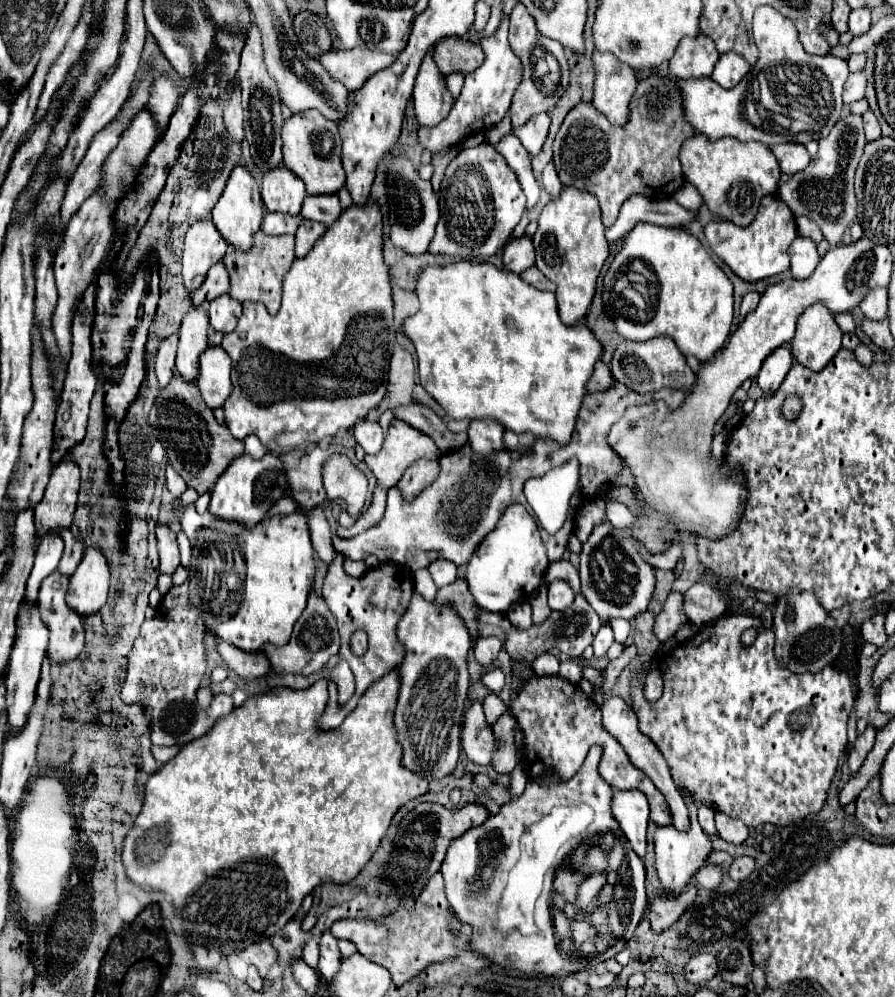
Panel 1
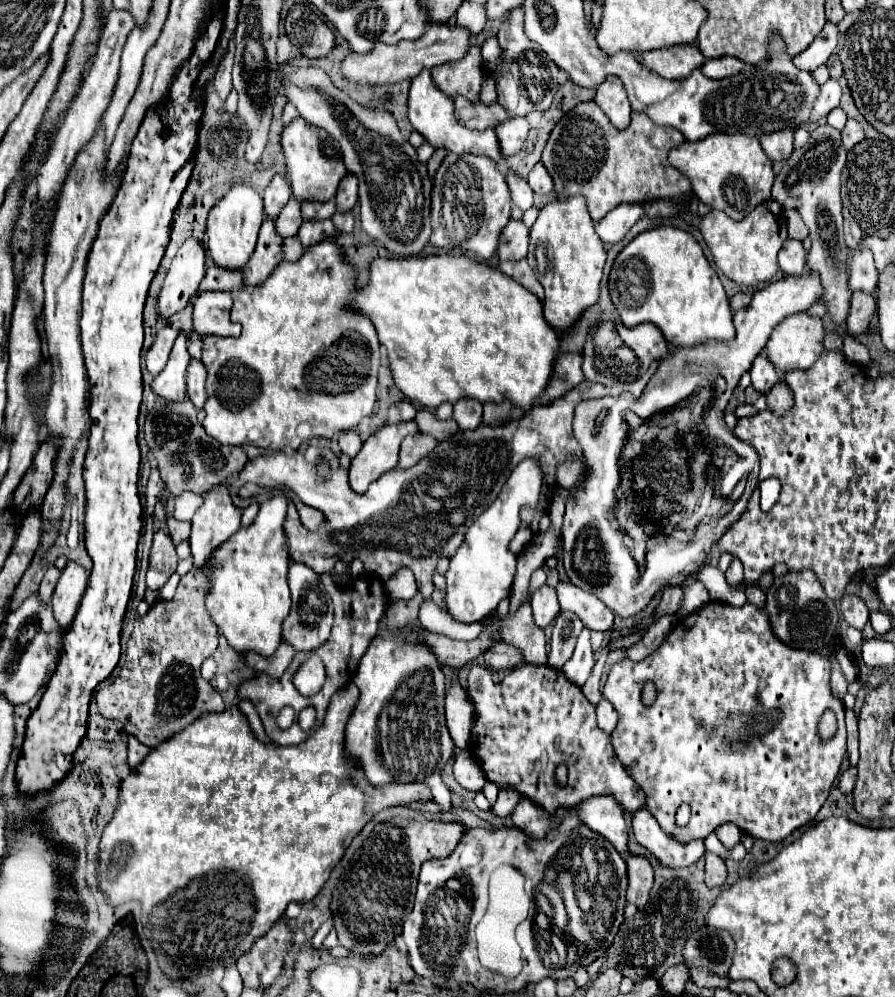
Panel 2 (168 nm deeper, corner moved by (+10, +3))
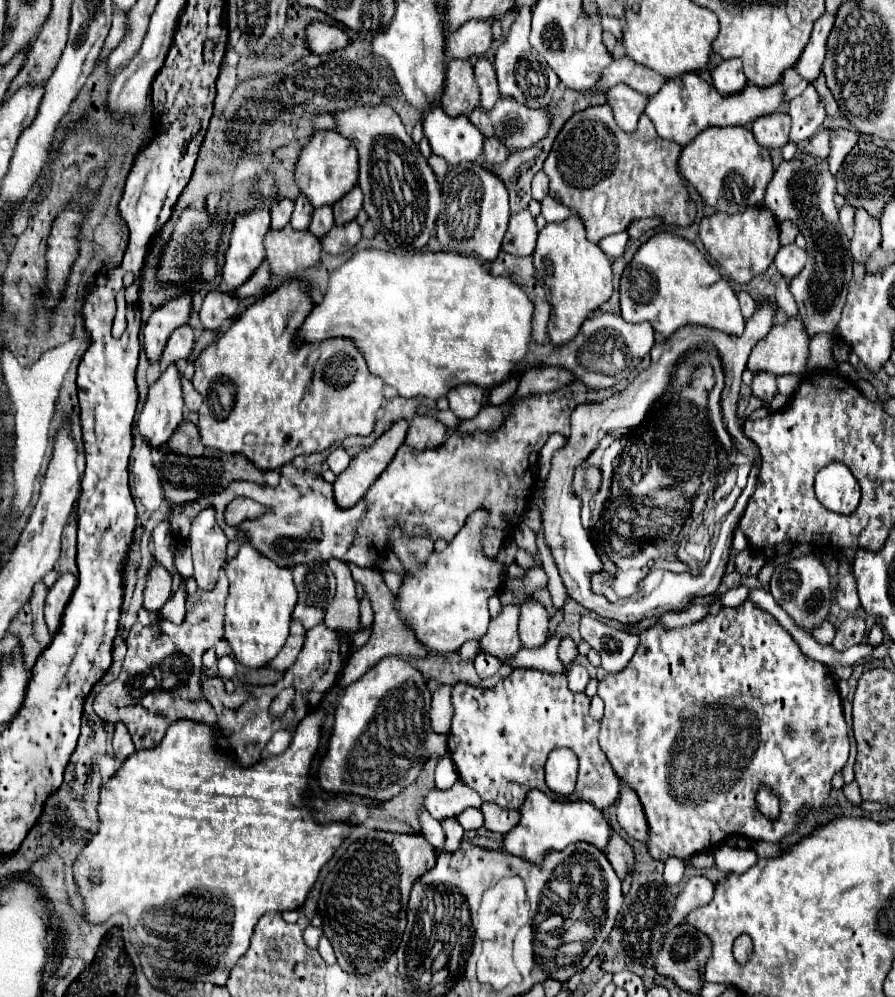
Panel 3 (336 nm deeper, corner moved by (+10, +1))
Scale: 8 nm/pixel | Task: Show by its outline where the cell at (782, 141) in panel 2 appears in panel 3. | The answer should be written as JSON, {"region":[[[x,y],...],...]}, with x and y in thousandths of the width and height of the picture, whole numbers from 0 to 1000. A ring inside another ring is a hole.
{"region":[[[859,114],[841,122],[846,142],[857,150],[873,150],[882,142],[884,118],[879,114]]]}

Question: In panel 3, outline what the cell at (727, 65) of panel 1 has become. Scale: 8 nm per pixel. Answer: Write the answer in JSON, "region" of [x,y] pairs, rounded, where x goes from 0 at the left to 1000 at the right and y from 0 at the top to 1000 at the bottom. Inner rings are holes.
{"region":[[[817,58],[817,60],[808,60],[806,64],[799,66],[799,70],[794,70],[794,78],[797,78],[797,86],[803,92],[828,92],[835,84],[835,78],[830,74],[828,68],[828,60],[826,58]]]}

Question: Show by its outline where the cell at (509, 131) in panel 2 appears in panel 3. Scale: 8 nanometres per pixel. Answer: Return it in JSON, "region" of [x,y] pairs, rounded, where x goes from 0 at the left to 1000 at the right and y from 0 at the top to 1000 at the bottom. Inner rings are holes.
{"region":[[[549,136],[549,138],[542,140],[540,154],[542,154],[542,160],[544,160],[546,164],[558,164],[558,162],[562,162],[571,152],[569,152],[569,148],[564,148],[564,144],[560,144],[560,140],[555,140],[553,136]]]}

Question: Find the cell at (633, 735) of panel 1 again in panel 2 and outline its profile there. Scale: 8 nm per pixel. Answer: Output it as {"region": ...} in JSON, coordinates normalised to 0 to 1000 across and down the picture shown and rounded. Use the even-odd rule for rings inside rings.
{"region":[[[672,702],[669,708],[666,708],[666,720],[668,728],[672,728],[672,732],[676,732],[678,736],[685,734],[685,728],[691,724],[689,714],[676,702]]]}

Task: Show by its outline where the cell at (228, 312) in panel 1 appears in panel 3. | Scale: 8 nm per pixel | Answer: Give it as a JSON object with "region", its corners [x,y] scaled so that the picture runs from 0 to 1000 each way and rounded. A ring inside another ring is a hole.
{"region":[[[234,293],[227,301],[222,321],[231,331],[247,331],[256,319],[265,315],[267,301],[256,293]]]}

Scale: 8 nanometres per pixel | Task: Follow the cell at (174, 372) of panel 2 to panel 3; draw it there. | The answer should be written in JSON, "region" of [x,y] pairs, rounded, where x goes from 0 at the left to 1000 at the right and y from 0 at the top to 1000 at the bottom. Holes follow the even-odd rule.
{"region":[[[191,365],[173,385],[166,387],[166,399],[153,421],[153,431],[169,447],[180,447],[204,421],[204,393],[198,365]]]}

